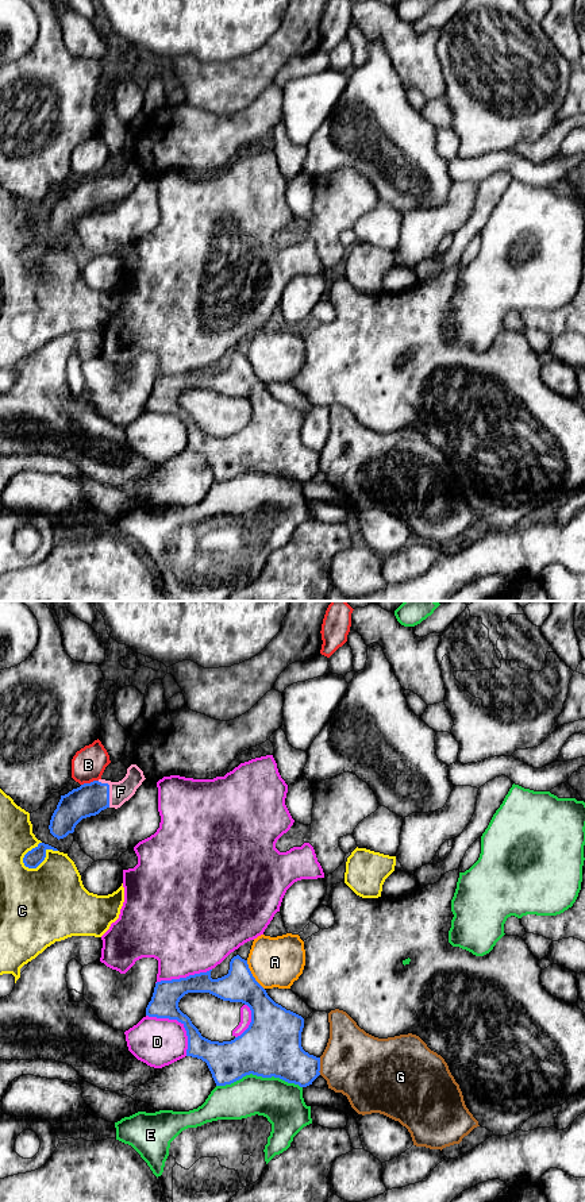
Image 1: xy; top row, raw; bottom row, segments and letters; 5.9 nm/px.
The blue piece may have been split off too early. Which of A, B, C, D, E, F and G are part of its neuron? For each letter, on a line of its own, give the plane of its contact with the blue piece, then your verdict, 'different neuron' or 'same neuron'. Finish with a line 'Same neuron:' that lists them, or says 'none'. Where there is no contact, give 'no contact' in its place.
A: xy | different neuron
B: xy | different neuron
C: xy | different neuron
D: xy | different neuron
E: xy | different neuron
F: xy | same neuron
G: xy | different neuron
Same neuron: F

